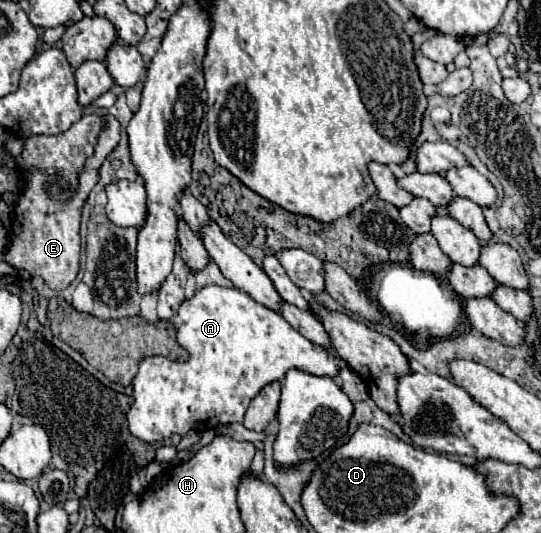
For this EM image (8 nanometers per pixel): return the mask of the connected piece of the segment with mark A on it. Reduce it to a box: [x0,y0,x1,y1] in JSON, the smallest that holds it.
[126,286,346,442]

